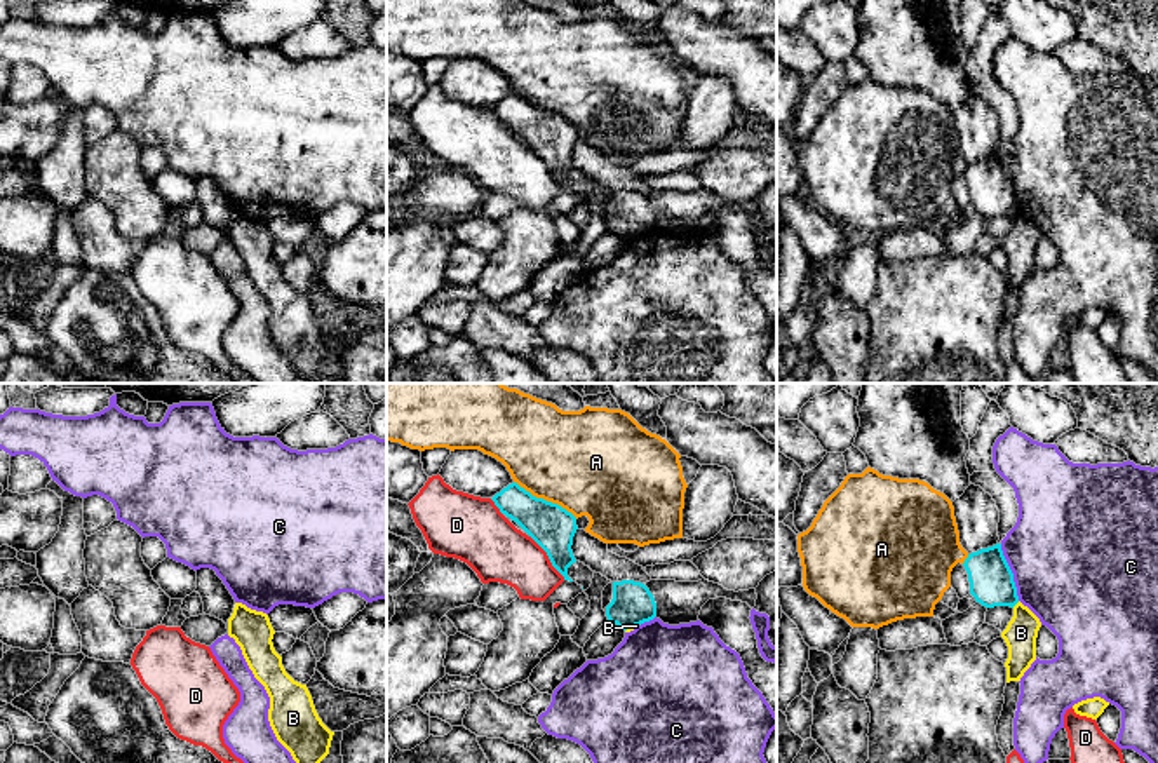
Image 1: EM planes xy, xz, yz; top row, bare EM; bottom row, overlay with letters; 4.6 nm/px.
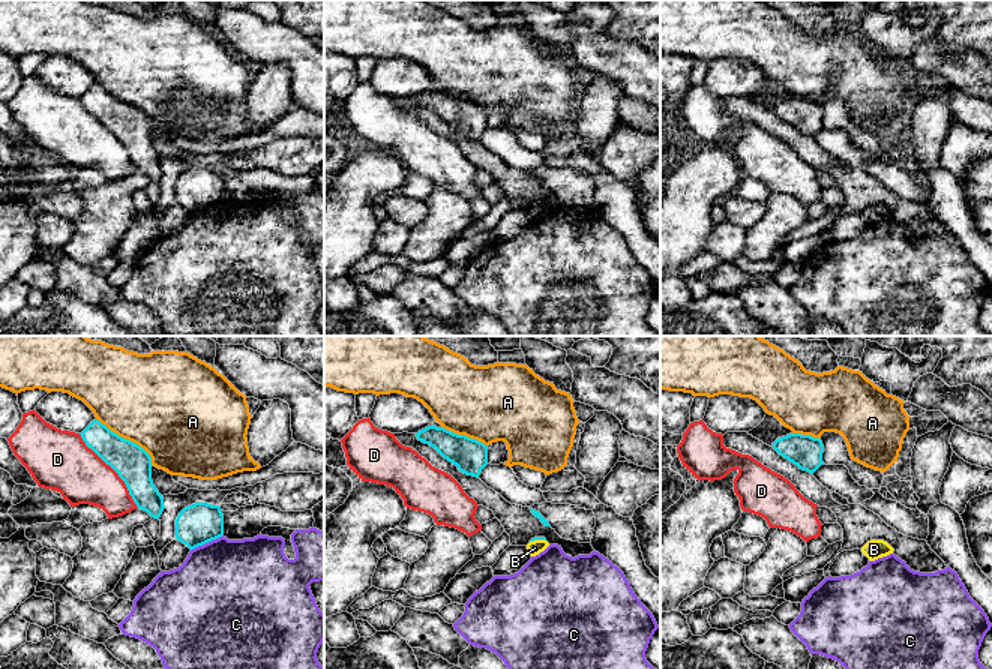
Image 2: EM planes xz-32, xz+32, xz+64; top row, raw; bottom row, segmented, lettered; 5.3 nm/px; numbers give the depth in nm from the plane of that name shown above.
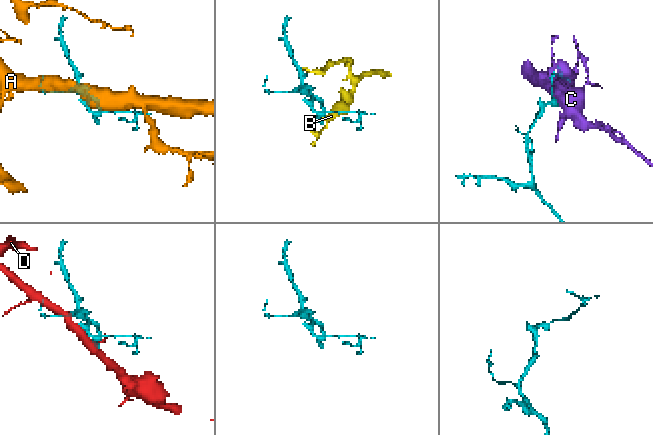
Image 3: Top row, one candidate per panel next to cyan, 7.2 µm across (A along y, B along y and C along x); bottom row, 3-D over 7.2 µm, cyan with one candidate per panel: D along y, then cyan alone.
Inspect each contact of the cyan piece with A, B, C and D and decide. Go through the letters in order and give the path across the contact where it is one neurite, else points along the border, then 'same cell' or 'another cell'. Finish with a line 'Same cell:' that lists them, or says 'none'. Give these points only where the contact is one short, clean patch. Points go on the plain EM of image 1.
A: another cell
B: border yz (1019, 211), (1012, 216); another cell
C: another cell
D: another cell
Same cell: none

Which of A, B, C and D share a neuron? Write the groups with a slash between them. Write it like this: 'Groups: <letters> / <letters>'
Groups: A / B / C / D

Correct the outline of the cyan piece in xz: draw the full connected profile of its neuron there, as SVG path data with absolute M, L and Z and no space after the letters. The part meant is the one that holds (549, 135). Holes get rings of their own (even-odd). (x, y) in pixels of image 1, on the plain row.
M517 92L503 98L491 110L547 162L564 190L573 192L568 178L576 172L571 160L578 139L576 127L557 113L533 106Z

